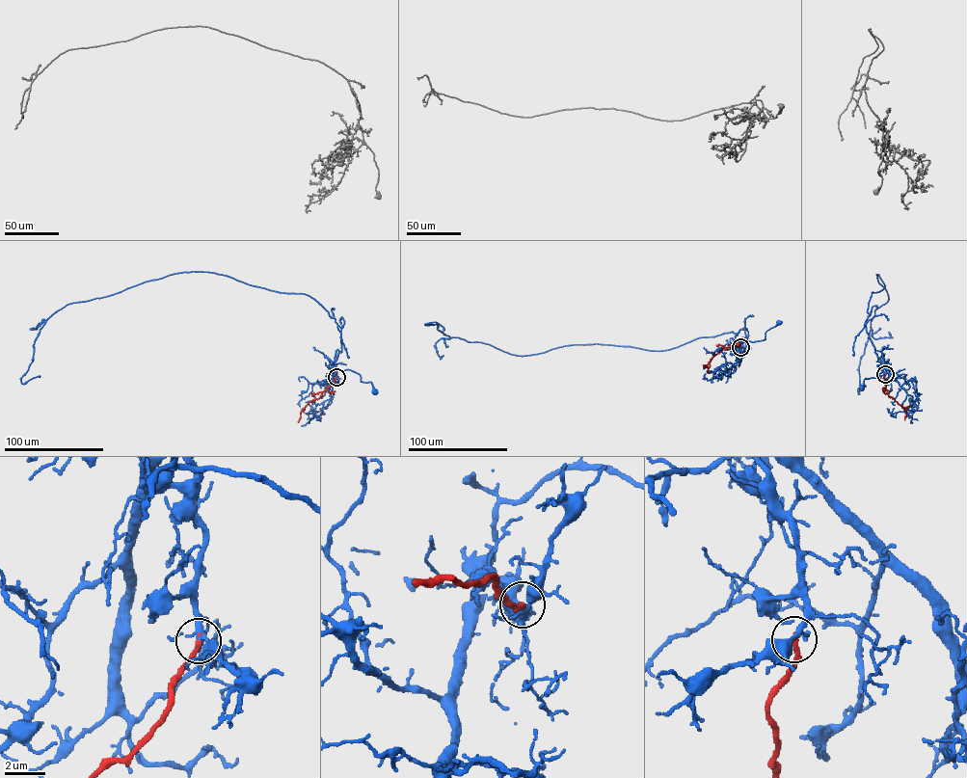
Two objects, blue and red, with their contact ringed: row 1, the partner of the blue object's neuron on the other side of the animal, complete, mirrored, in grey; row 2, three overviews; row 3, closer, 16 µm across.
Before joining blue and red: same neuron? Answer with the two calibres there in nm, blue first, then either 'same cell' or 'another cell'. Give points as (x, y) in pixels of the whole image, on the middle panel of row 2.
220/280 nm | same cell

